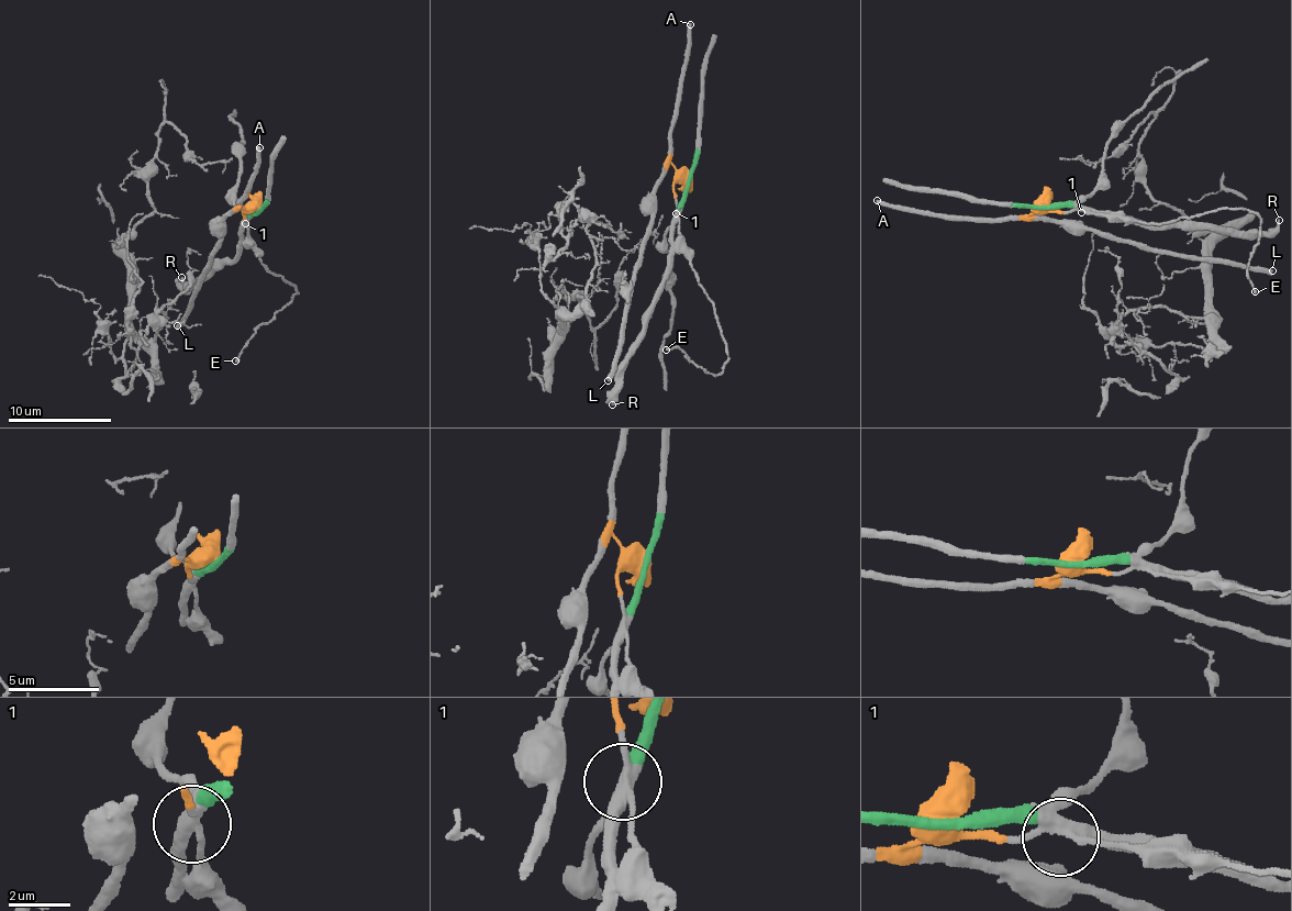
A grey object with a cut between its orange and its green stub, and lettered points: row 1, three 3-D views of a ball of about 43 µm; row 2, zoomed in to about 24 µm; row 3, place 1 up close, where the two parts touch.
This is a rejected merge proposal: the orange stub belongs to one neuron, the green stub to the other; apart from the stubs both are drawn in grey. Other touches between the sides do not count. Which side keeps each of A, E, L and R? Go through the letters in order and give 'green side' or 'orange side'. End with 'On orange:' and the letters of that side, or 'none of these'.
A: orange side
E: orange side
L: orange side
R: green side
On orange: A, E, L

